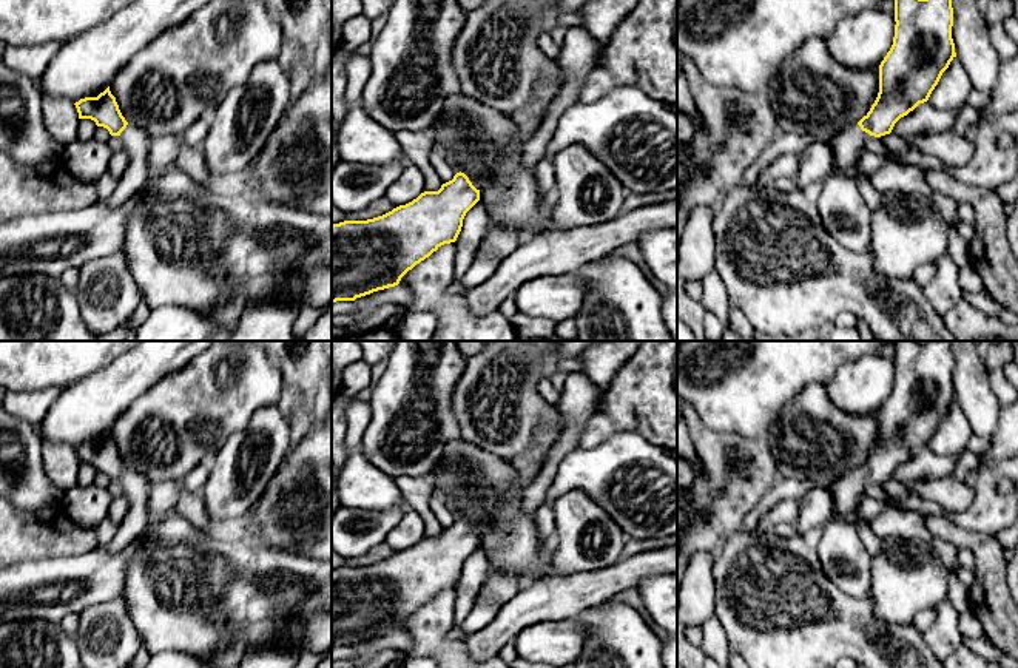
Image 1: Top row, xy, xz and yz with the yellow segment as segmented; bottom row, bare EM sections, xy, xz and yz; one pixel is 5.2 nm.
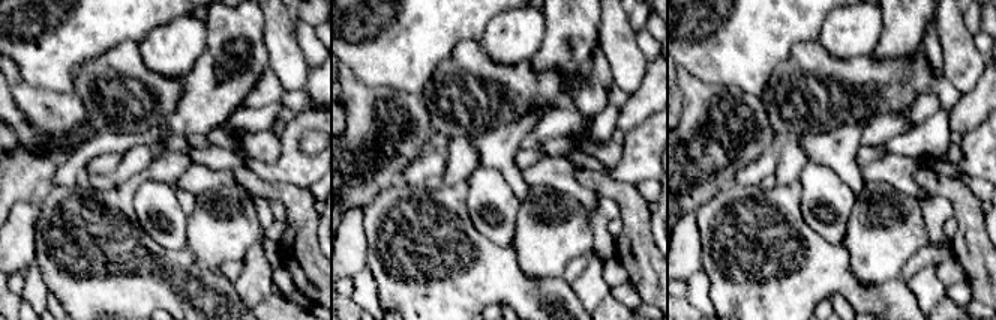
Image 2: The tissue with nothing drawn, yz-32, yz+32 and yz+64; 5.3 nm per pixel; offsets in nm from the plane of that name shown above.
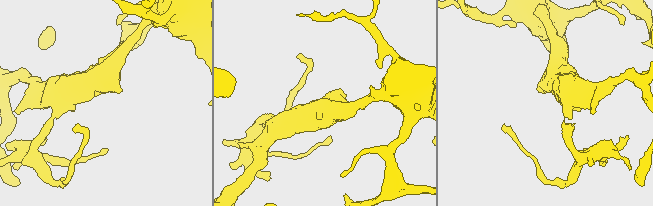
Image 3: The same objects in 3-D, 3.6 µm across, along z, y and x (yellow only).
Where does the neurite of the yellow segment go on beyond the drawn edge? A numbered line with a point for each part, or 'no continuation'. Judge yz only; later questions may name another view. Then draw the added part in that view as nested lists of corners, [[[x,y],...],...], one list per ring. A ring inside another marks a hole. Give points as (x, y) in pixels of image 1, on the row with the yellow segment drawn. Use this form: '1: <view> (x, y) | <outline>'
1: yz (847, 145) | [[[858,123],[834,134],[828,147],[831,148],[836,168],[855,167],[868,137],[870,134],[862,131]]]

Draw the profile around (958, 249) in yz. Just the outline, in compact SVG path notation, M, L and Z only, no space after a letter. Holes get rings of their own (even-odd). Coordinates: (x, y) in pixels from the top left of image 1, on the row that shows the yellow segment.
M949 224L947 253L959 268L970 265L969 244L959 236L958 225Z

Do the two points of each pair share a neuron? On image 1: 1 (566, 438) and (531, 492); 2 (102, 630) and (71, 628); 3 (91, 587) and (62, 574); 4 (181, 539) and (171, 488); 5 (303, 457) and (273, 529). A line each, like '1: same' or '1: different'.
1: same
2: different
3: same
4: different
5: same

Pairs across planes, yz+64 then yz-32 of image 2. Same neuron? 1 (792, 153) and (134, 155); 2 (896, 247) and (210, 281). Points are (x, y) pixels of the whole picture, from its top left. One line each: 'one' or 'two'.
1: one
2: two

